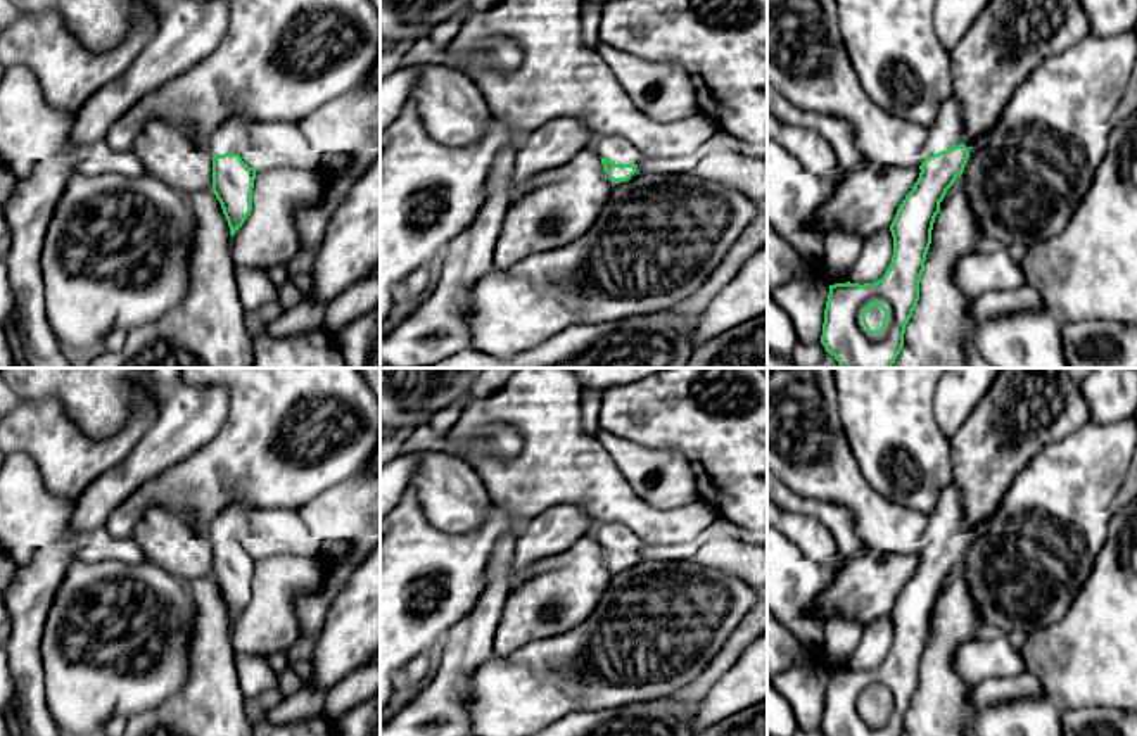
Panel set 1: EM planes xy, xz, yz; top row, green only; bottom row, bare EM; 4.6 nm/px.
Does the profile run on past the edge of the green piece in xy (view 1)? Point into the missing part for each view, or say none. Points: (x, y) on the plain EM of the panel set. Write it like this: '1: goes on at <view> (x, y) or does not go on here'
1: goes on at xy (230, 524)

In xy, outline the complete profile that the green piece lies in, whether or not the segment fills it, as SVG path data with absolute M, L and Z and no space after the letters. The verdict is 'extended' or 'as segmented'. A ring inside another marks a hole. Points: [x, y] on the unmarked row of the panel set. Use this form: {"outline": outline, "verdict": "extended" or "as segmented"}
{"outline": "M233 501L206 530L213 542L213 579L221 591L232 624L252 598L256 555L249 555L240 544L249 537L247 513L252 510L244 501Z", "verdict": "extended"}

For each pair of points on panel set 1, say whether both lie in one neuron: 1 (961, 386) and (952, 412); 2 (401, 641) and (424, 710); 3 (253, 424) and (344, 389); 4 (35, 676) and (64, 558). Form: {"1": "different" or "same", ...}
{"1": "same", "2": "different", "3": "same", "4": "same"}

